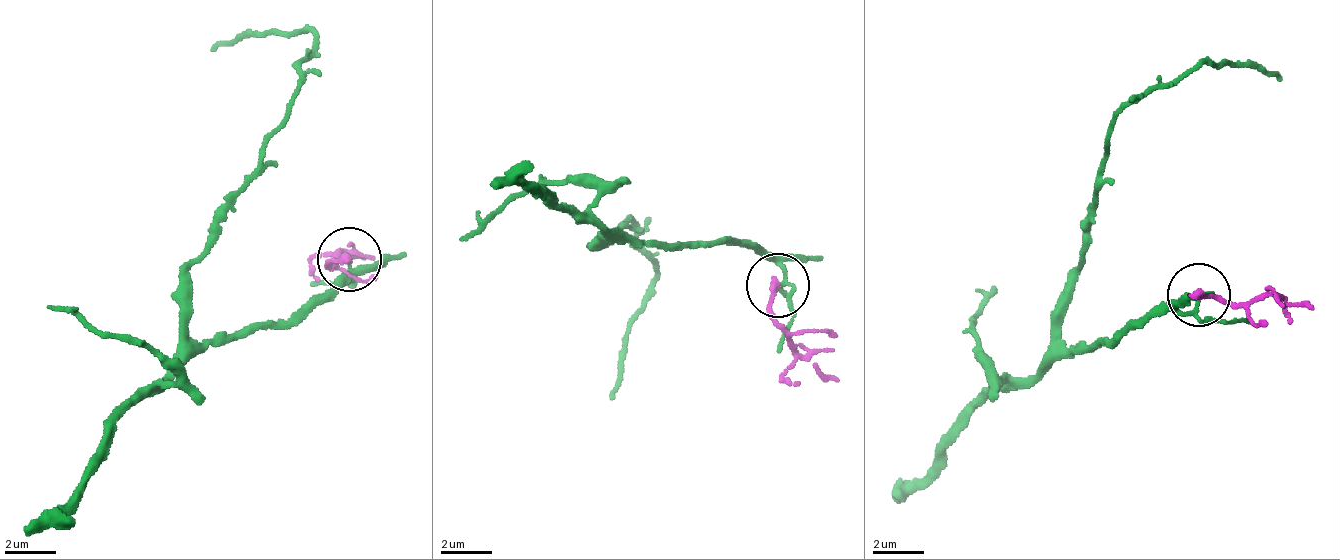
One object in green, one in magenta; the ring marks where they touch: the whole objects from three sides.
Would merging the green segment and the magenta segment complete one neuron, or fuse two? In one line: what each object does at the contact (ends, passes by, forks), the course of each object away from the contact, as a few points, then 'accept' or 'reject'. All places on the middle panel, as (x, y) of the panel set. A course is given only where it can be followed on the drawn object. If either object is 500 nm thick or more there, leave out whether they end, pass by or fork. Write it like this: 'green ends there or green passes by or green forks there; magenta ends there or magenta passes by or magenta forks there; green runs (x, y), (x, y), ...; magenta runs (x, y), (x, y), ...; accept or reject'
green passes by; magenta ends there; green runs (778, 286), (786, 269), (736, 242), (595, 244), (627, 216), (650, 278), (610, 397); magenta runs (778, 286), (769, 319), (790, 355), (783, 376), (797, 384); reject

